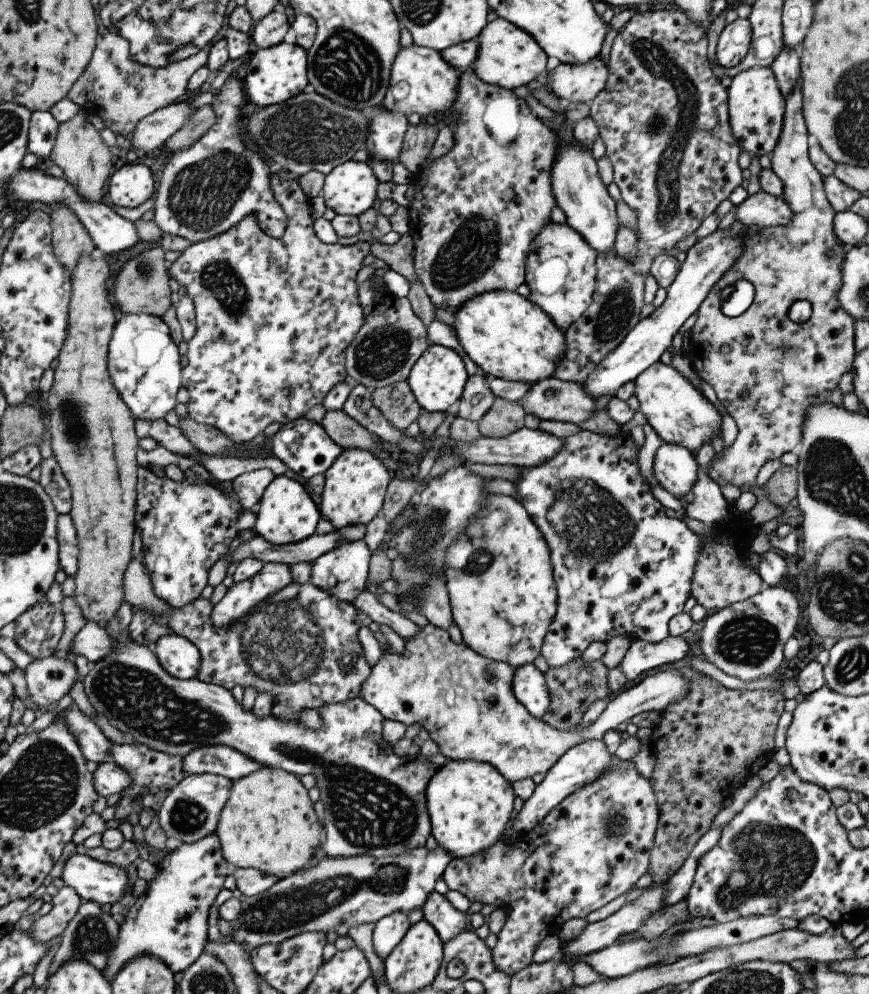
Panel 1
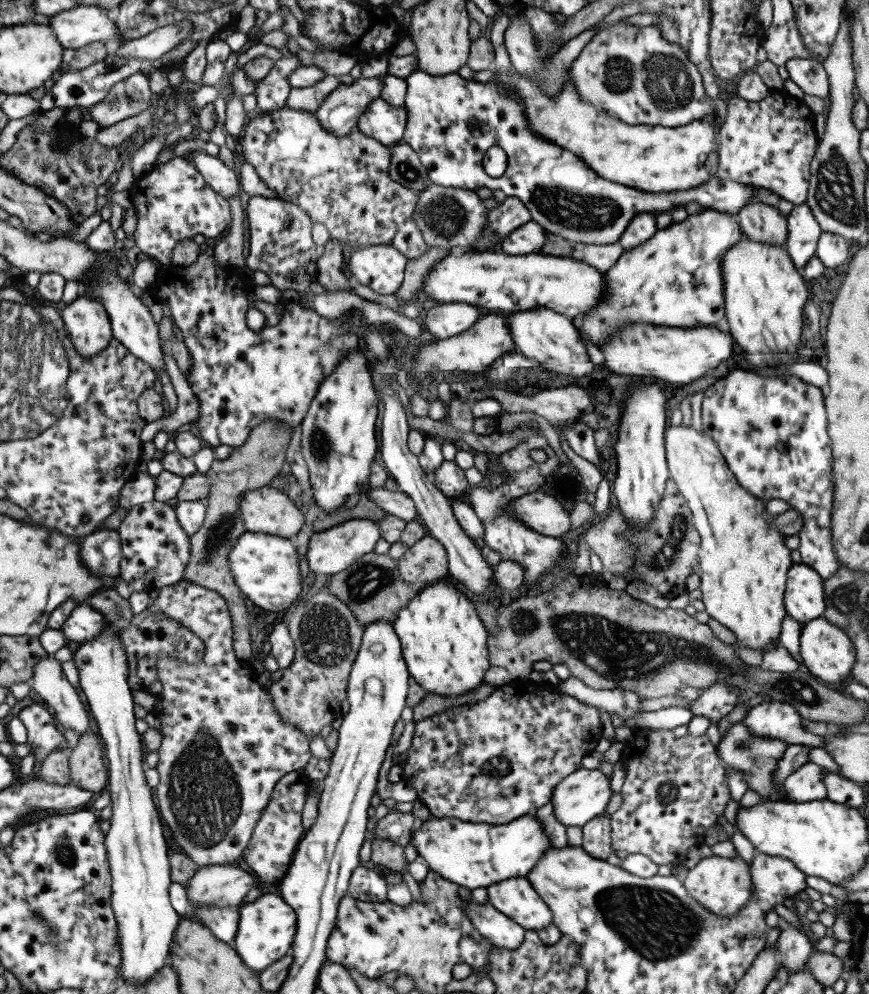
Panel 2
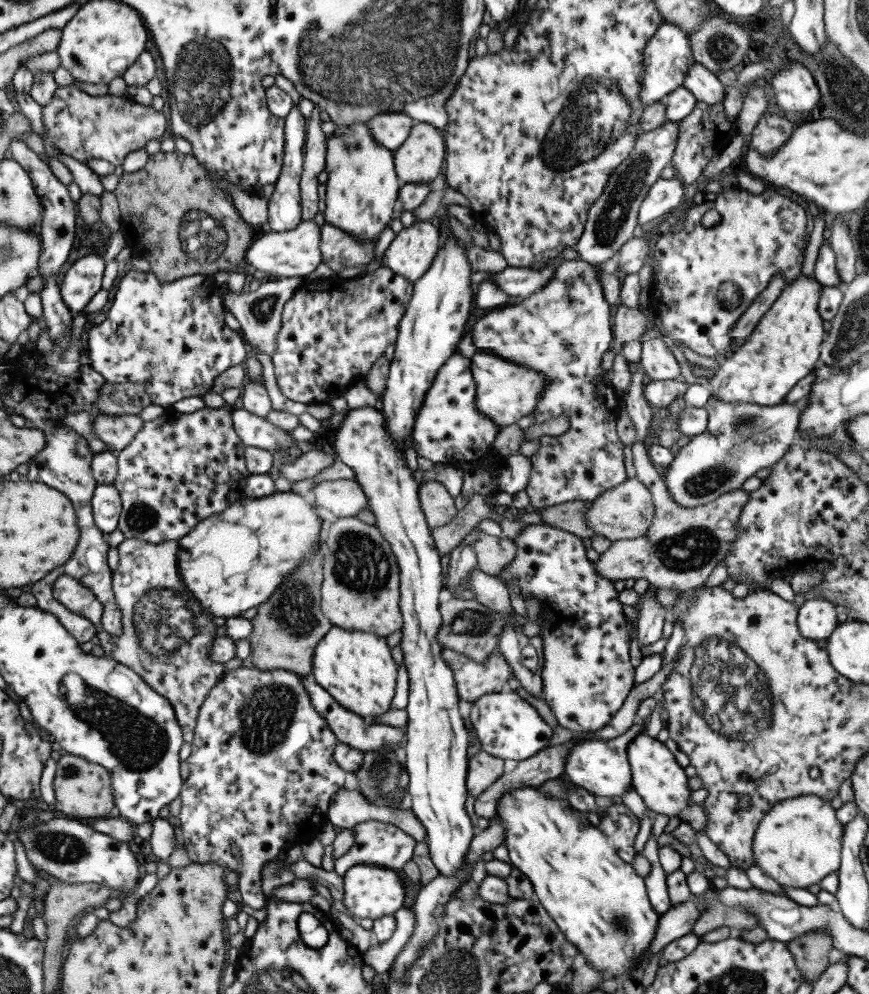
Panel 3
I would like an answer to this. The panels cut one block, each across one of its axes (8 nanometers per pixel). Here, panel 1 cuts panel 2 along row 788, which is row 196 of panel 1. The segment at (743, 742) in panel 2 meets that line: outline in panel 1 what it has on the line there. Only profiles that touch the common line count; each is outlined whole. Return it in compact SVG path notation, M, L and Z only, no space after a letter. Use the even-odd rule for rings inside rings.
M764 191L748 198L739 204L736 224L740 222L746 228L784 227L793 220L793 212L781 197Z

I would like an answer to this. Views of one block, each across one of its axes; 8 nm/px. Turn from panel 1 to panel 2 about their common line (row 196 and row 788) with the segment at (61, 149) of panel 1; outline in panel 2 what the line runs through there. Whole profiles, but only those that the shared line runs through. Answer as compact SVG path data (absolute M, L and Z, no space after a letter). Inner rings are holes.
M88 729L71 750L69 769L71 783L99 795L108 782L105 748L96 729Z

